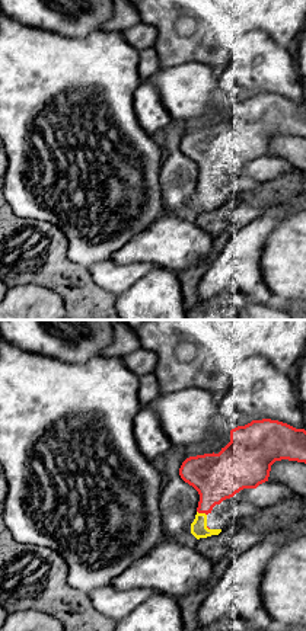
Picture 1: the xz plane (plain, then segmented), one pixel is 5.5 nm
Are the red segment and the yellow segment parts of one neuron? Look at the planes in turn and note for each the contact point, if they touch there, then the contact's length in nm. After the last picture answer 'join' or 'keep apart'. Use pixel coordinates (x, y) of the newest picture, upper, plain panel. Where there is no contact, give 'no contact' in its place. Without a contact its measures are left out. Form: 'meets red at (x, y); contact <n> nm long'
meets red at (201, 186); contact 60 nm long

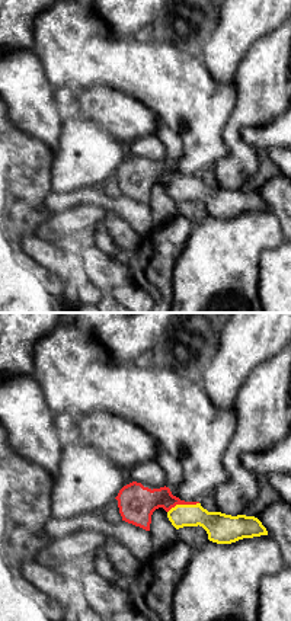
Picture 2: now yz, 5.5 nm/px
meets red at (182, 178); contact 190 nm long

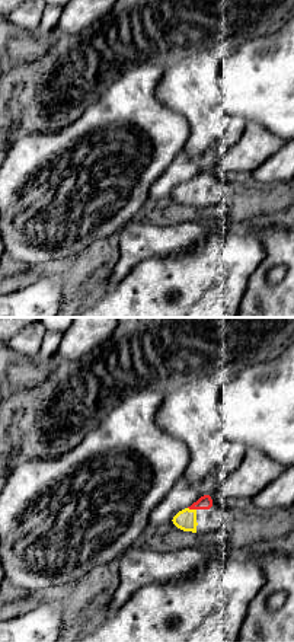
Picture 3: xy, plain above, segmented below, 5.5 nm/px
meets red at (192, 182); contact 50 nm long

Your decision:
join

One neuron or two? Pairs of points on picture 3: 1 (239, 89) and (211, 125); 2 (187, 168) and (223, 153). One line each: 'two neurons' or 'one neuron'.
1: two neurons
2: two neurons

